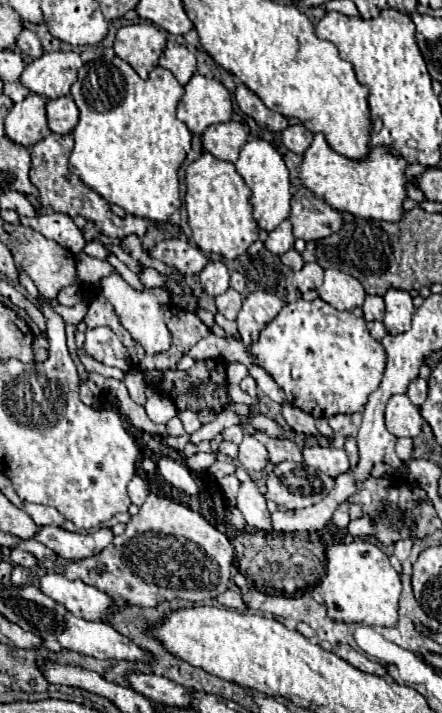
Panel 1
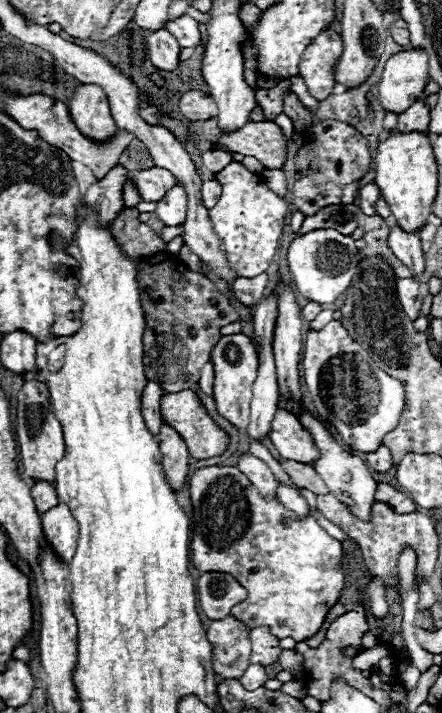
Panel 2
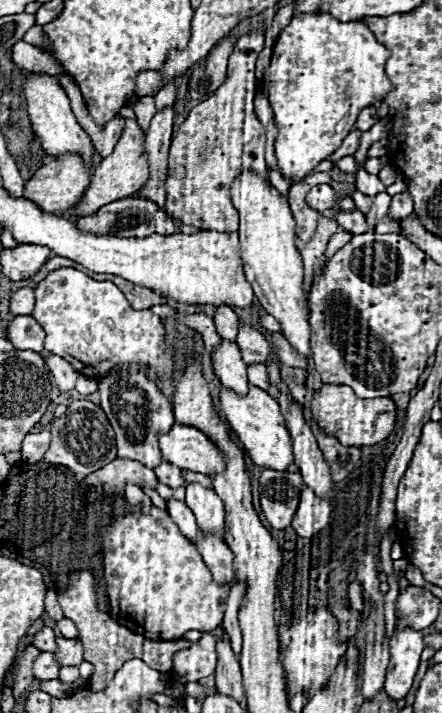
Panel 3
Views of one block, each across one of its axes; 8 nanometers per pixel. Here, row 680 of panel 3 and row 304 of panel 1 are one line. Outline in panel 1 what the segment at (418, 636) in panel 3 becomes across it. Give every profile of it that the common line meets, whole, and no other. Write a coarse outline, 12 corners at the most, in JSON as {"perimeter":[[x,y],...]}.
{"perimeter":[[404,290],[384,296],[384,326],[388,334],[410,328],[412,296]]}

